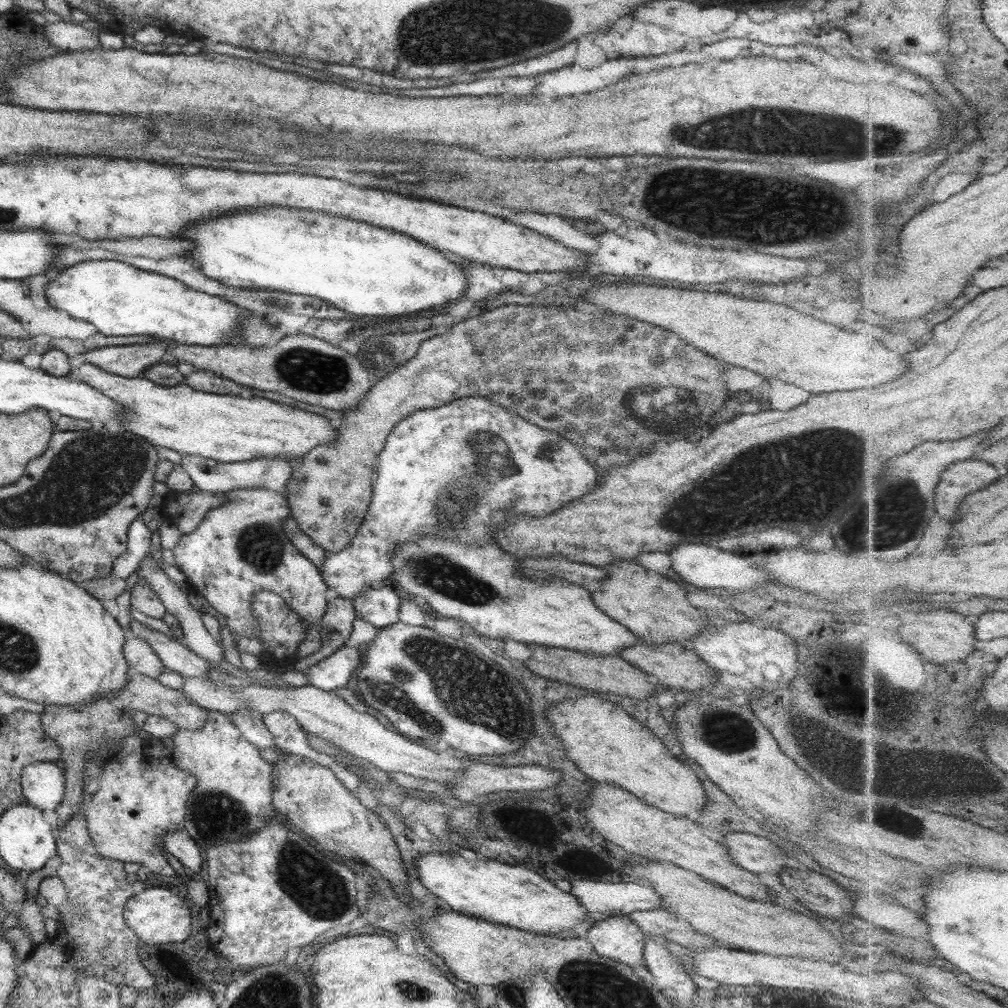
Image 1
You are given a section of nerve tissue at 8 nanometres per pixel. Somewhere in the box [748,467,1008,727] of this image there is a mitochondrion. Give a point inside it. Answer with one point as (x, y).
(886, 529)

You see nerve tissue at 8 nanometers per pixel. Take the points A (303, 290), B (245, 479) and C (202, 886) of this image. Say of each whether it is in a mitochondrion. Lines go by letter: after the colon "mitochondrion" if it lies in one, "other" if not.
A: other
B: other
C: other

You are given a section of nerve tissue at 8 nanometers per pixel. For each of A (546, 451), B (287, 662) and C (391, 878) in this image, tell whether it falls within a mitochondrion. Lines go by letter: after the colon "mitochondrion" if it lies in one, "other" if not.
A: other
B: other
C: other

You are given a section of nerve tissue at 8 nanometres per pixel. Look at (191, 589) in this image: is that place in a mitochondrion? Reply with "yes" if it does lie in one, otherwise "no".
no

